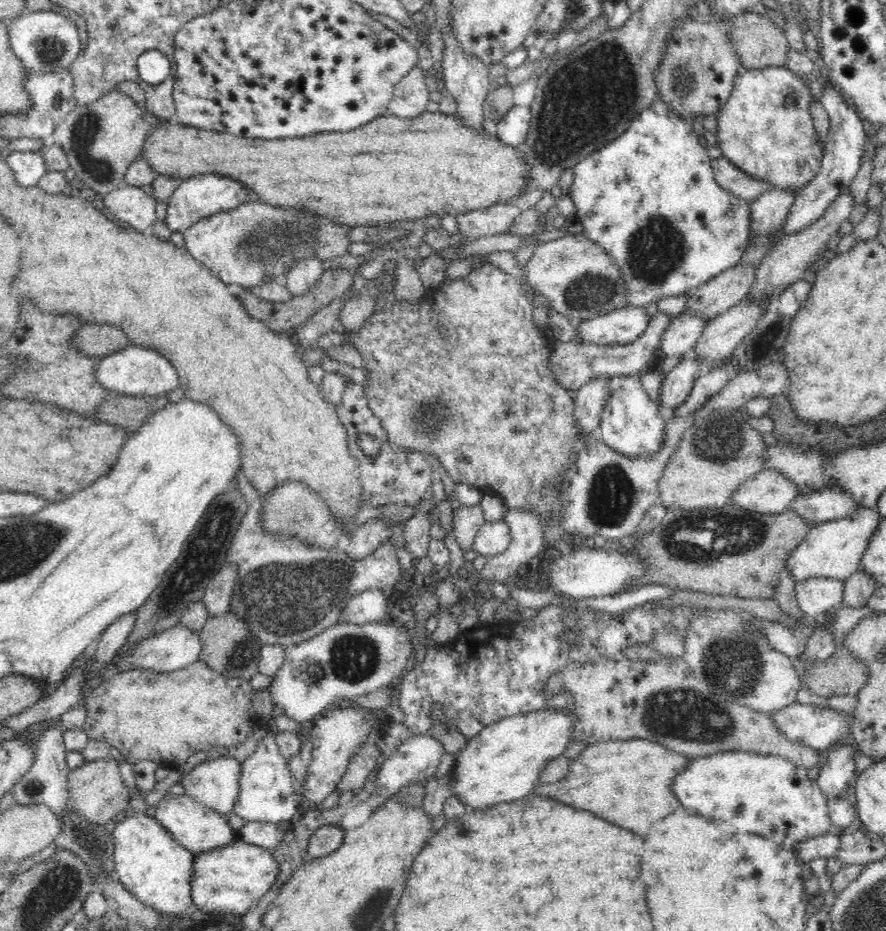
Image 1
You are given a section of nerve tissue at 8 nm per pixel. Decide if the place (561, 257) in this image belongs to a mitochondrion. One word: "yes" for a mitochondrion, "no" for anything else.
yes

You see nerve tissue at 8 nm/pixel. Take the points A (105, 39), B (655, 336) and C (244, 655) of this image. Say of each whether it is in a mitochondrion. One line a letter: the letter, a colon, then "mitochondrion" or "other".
A: other
B: other
C: mitochondrion

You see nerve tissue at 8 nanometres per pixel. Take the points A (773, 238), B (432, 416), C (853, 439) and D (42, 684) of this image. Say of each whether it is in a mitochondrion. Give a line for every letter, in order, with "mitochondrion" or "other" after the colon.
A: other
B: mitochondrion
C: mitochondrion
D: other

